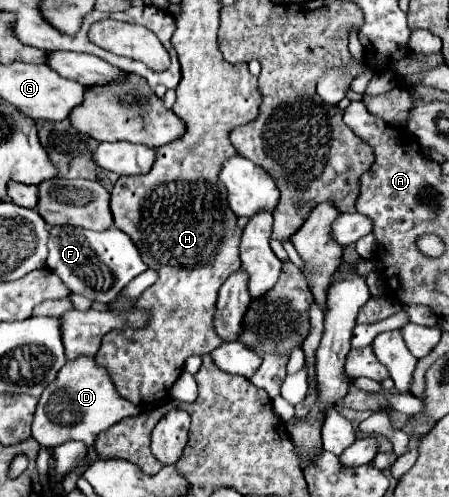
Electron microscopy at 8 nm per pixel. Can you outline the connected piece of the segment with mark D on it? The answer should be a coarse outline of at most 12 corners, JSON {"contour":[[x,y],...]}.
{"contour":[[95,358],[67,360],[43,390],[31,430],[45,448],[143,410]]}

